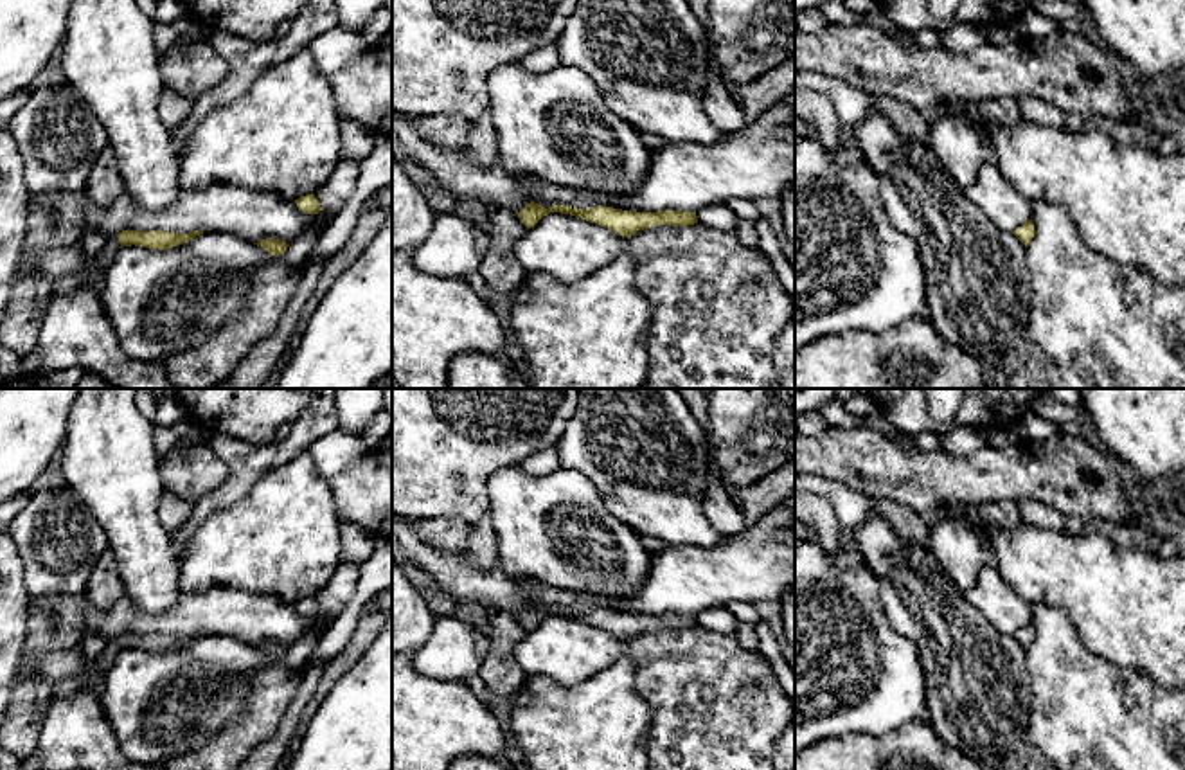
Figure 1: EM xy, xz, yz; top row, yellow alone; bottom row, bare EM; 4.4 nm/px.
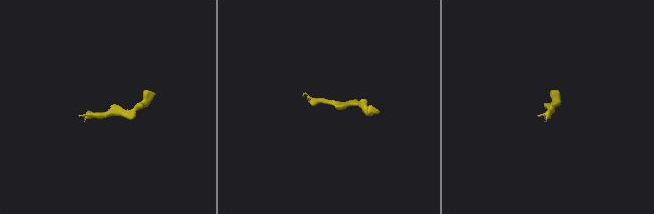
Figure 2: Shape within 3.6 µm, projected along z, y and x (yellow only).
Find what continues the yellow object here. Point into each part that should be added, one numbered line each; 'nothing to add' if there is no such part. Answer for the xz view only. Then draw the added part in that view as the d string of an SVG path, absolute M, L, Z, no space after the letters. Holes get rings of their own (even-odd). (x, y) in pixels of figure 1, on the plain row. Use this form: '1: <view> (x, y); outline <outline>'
nothing to add

